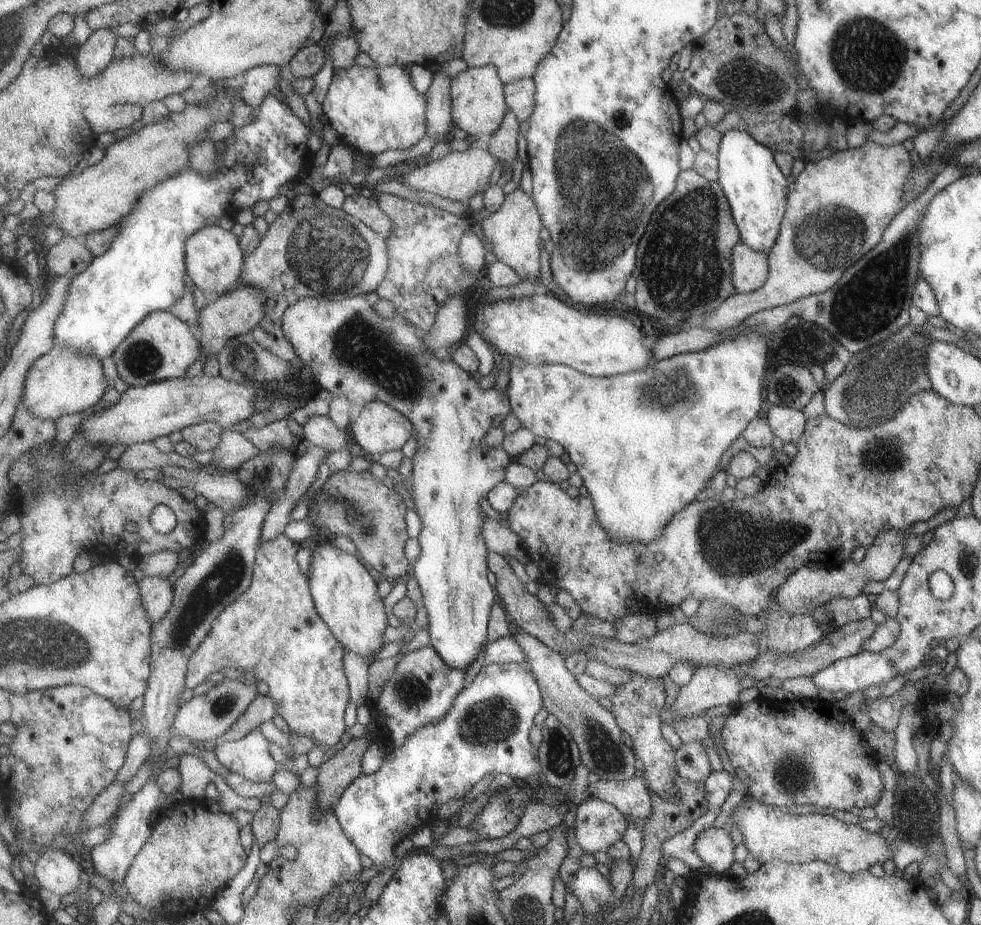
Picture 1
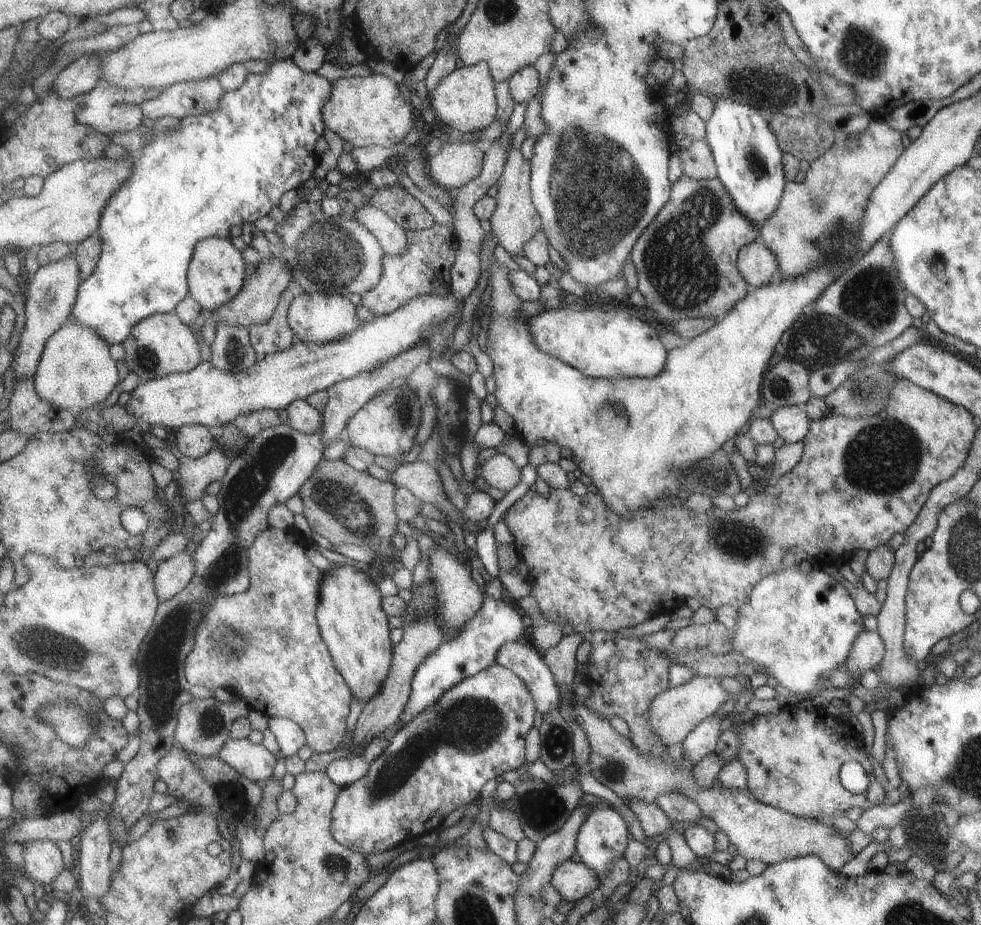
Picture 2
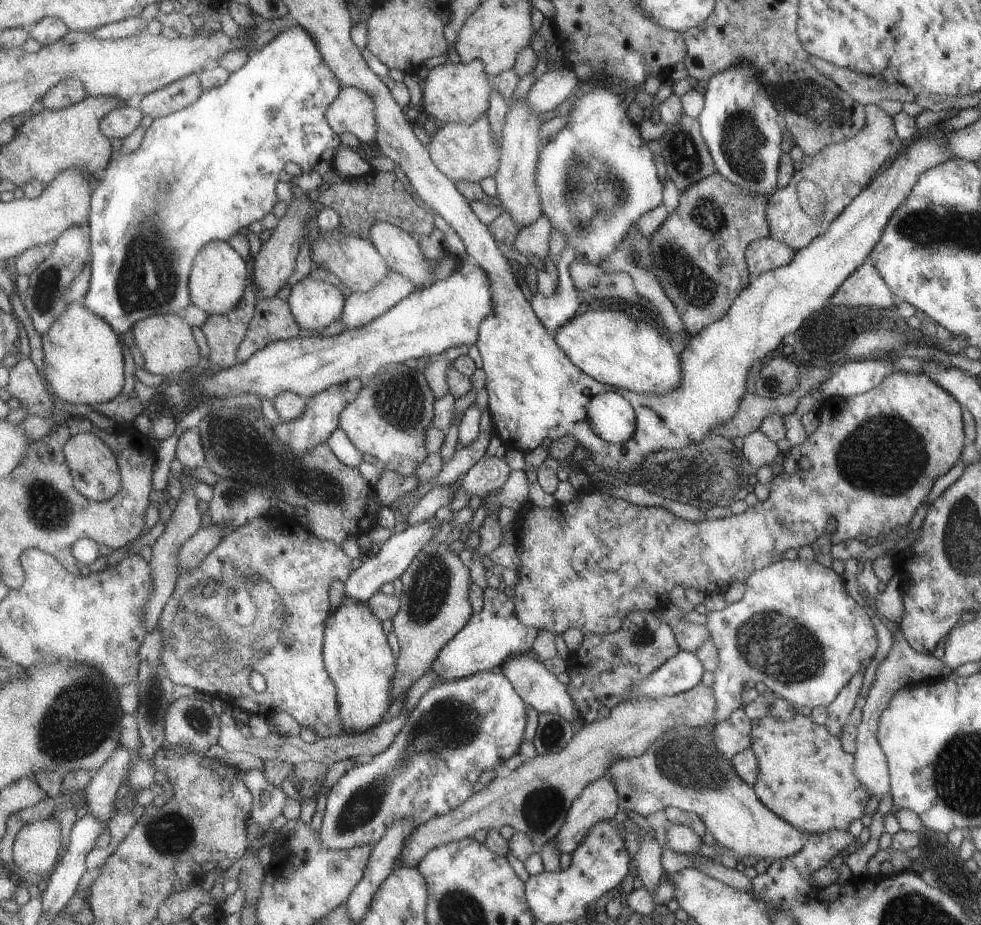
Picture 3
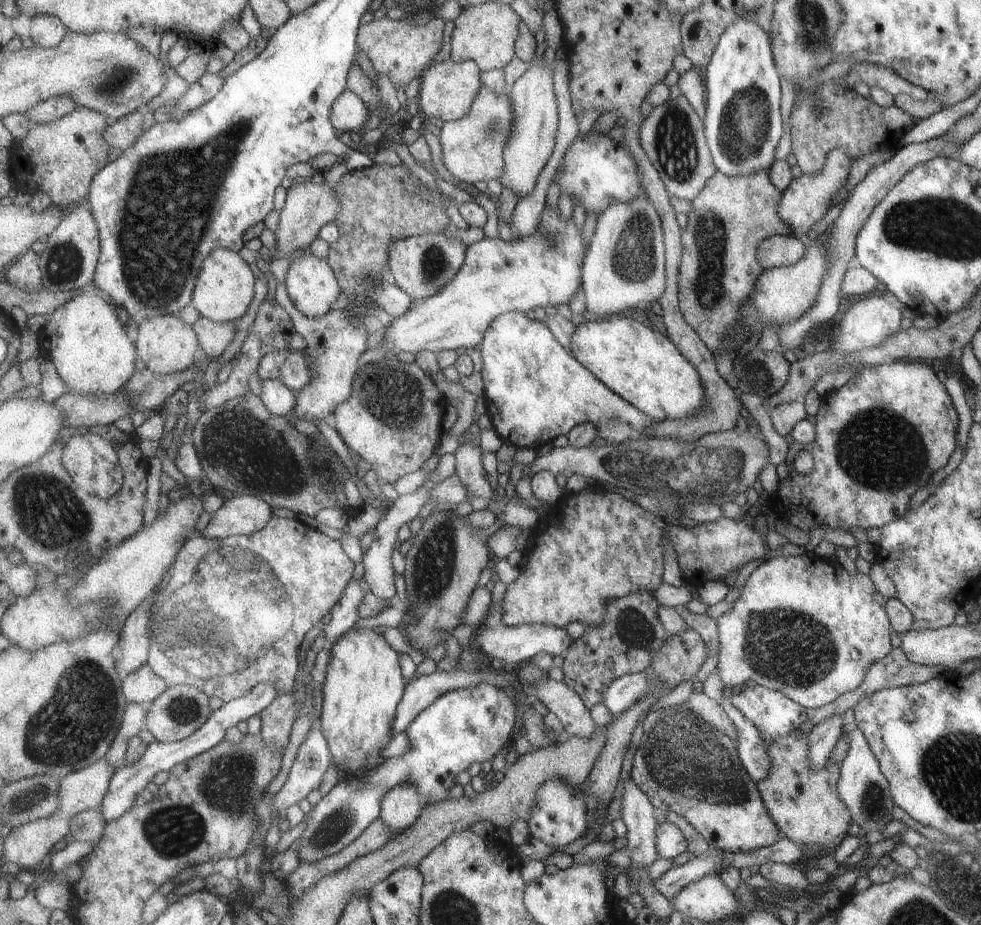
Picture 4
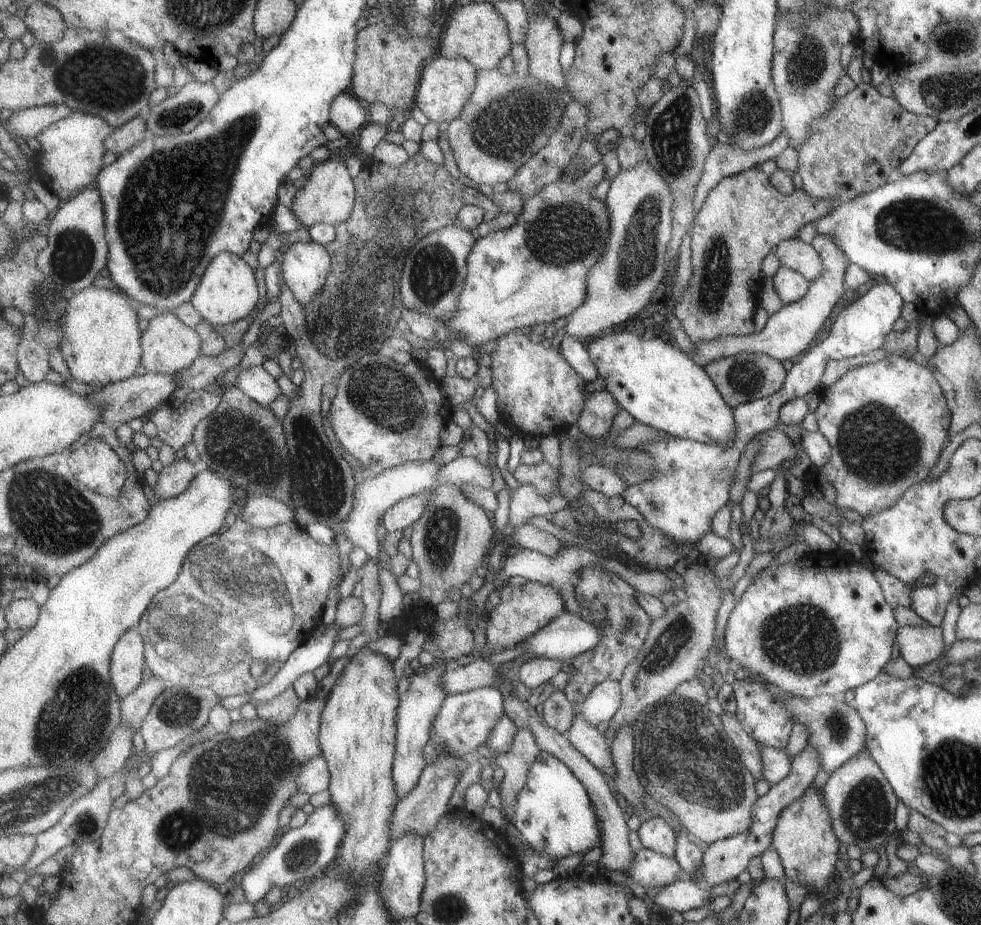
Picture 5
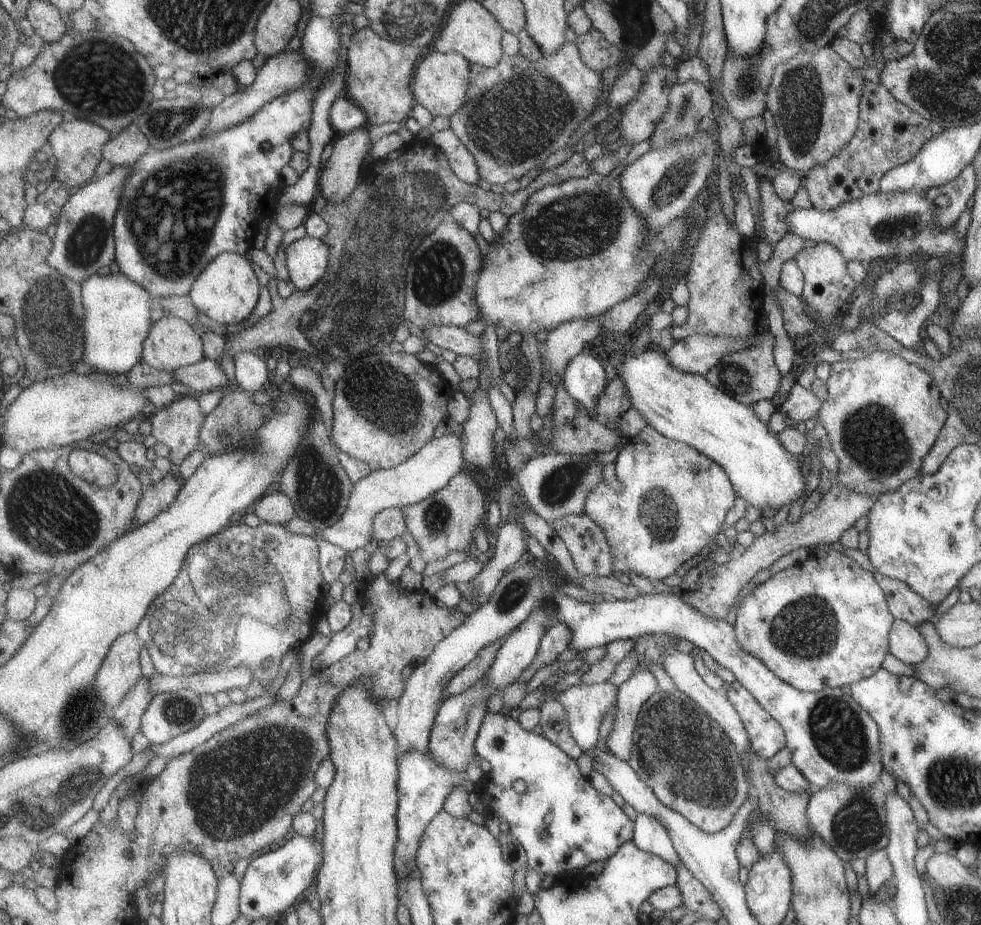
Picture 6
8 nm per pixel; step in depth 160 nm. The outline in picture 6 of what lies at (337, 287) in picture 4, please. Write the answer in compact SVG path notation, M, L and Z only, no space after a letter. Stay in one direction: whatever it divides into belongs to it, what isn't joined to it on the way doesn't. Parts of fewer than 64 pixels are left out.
M305 235L286 250L291 281L302 291L314 287L326 275L330 246L323 240Z

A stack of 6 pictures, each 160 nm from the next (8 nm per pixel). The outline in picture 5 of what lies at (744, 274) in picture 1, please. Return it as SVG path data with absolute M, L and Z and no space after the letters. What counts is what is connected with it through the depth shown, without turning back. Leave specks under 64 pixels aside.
M797 237L779 241L772 250L779 259L781 267L802 273L808 282L814 281L822 272L823 260L810 244L804 243Z

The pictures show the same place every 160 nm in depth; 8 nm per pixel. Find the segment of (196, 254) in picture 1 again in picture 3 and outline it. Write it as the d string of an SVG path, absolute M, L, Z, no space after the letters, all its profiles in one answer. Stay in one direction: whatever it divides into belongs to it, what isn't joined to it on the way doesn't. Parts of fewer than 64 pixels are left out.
M211 241L199 251L190 276L192 303L210 315L224 315L234 311L245 295L249 284L249 265L230 241Z

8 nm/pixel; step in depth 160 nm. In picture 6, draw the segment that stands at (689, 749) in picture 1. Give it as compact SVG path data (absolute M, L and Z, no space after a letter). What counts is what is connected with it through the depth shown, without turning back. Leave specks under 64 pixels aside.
M818 545L810 548L806 560L796 565L783 567L778 565L773 569L772 575L764 582L755 585L752 590L741 600L738 607L735 608L730 620L734 628L734 636L741 648L746 653L759 659L771 672L774 672L779 680L785 681L793 688L800 691L818 691L826 688L841 687L843 684L851 684L858 680L867 678L878 671L882 666L882 660L889 654L889 632L893 626L893 614L887 610L886 597L882 588L879 588L878 582L874 579L874 574L865 571L859 567L857 562L843 553L837 552L828 545Z

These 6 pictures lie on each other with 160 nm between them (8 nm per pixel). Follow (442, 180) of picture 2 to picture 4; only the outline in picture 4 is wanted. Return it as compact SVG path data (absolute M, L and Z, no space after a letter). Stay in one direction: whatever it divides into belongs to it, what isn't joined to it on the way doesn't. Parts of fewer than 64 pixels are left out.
M483 84L467 116L457 121L447 121L439 135L444 166L457 179L467 183L500 180L506 171L505 150L513 131L513 105L507 94L499 95Z

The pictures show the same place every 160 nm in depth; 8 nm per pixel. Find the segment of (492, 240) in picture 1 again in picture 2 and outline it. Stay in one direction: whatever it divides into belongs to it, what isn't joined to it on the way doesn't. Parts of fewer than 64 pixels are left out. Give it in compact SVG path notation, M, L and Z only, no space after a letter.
M509 150L503 176L497 184L498 205L489 222L491 234L498 238L501 246L511 256L522 256L522 248L525 247L526 242L542 228L542 222L539 222L539 213L531 200L529 180L530 161L522 158L519 150Z

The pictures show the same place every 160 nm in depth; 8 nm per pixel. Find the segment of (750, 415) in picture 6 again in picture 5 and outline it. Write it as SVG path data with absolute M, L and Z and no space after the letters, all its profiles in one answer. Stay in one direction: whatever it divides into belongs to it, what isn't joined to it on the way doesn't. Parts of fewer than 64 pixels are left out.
M625 331L611 332L595 340L588 340L585 348L591 362L596 366L597 375L605 381L606 392L619 404L619 408L625 409L635 421L663 431L671 437L707 444L717 443L725 448L734 443L737 426L733 409L725 404L705 371L680 349L669 346L669 343L663 342L659 337L643 340L639 335Z

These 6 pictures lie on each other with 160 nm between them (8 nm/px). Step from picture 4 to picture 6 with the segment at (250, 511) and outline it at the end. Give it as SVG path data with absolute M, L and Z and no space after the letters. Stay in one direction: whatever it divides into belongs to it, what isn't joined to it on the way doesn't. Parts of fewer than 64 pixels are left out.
M278 489L264 494L258 500L254 512L261 522L283 526L293 520L297 514L290 496Z

